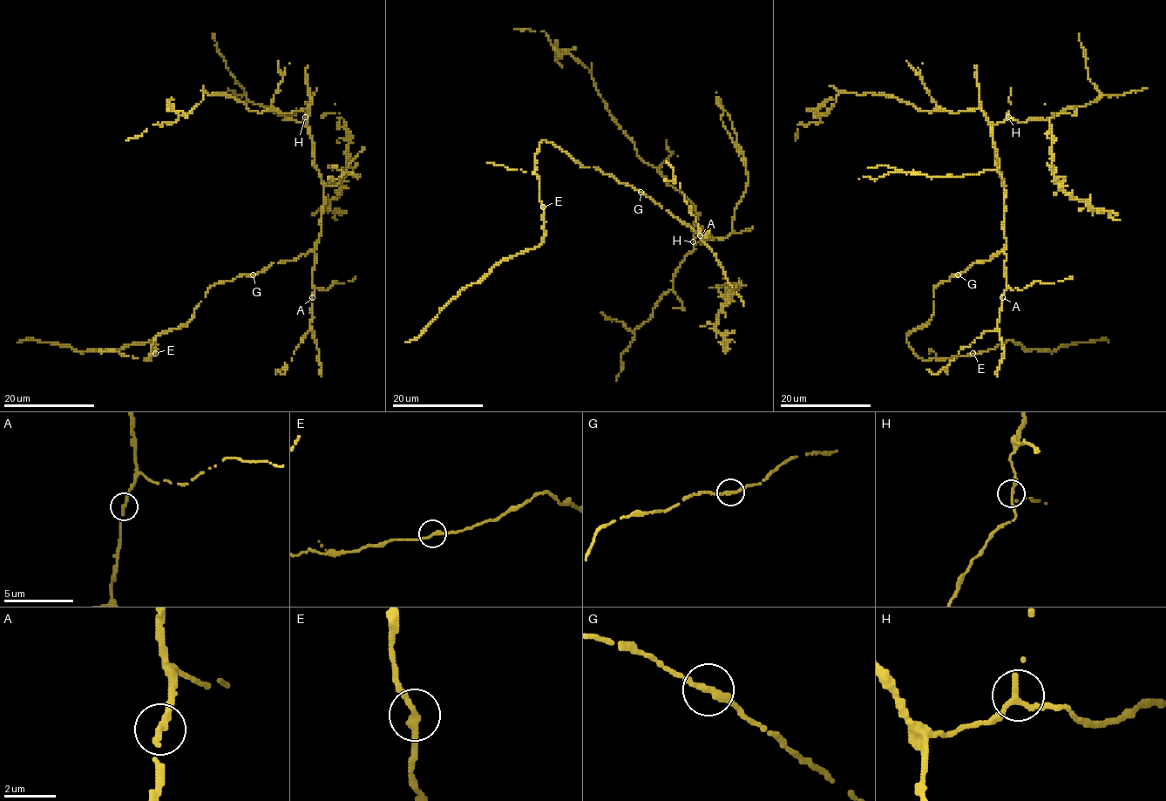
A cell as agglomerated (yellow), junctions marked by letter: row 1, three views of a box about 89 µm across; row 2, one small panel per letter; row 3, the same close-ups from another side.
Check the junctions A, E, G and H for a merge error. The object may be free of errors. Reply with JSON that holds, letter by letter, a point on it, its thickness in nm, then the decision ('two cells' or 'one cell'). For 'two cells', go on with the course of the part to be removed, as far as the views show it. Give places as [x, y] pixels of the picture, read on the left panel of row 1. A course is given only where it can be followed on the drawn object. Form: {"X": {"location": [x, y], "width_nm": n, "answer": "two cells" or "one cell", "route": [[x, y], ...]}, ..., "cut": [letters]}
{"A": {"location": [312, 297], "width_nm": 260, "answer": "one cell"}, "E": {"location": [155, 353], "width_nm": 280, "answer": "one cell"}, "G": {"location": [253, 274], "width_nm": 280, "answer": "one cell"}, "H": {"location": [305, 117], "width_nm": 240, "answer": "one cell"}, "cut": []}

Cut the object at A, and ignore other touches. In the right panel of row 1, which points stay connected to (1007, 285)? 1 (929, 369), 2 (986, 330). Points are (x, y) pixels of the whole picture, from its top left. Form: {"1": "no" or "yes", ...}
{"1": "no", "2": "no"}

